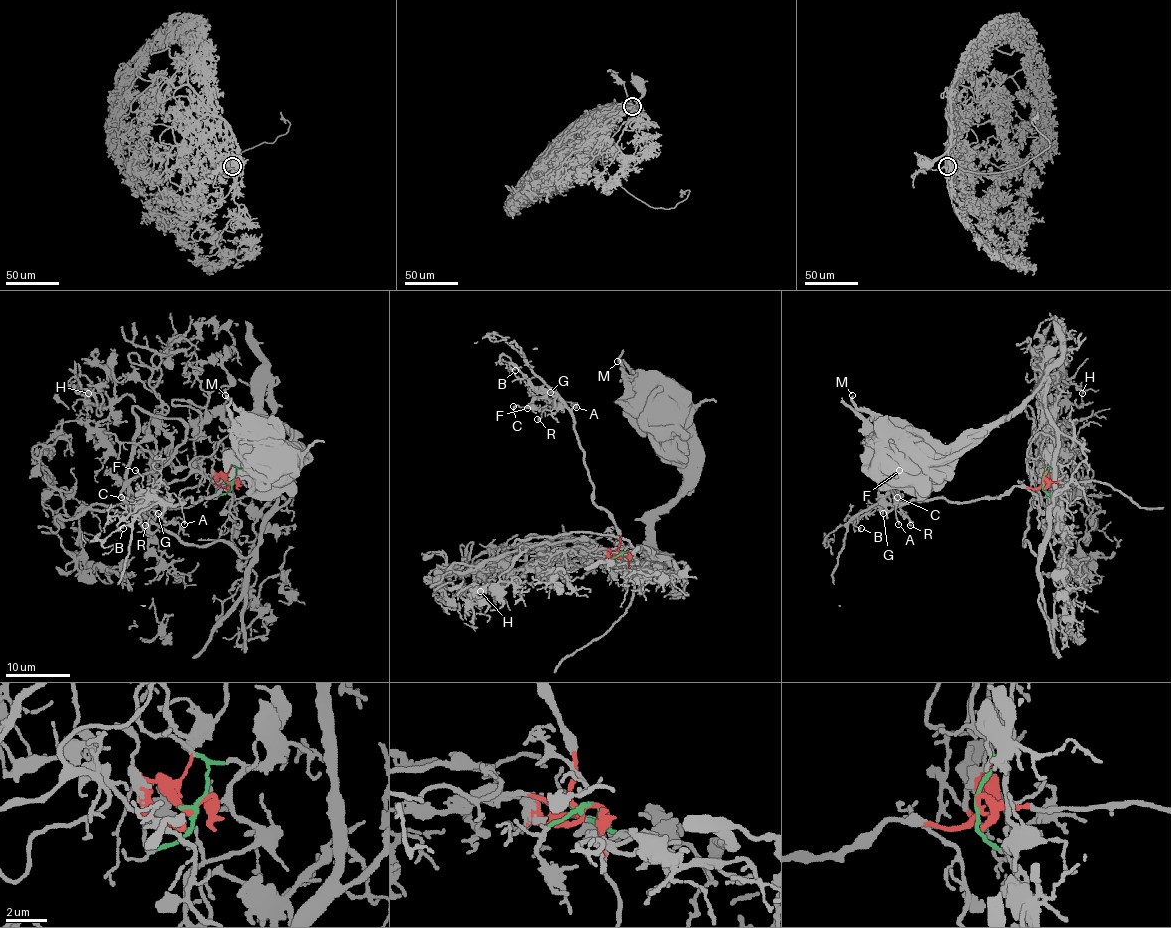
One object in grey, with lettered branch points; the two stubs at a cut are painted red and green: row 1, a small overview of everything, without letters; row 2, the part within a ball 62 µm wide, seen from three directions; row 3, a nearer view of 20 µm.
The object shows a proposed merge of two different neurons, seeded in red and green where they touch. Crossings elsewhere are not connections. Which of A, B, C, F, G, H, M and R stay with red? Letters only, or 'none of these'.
A, B, C, F, G, R

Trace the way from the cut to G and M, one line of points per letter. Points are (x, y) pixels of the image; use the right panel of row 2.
G: (1042, 481), (1039, 487), (1012, 486), (1004, 494), (991, 499), (904, 502), (888, 505), (883, 513)
M: (1042, 481), (1052, 468), (1062, 508), (1055, 423), (1036, 393), (983, 433), (944, 446), (917, 446), (853, 396)

